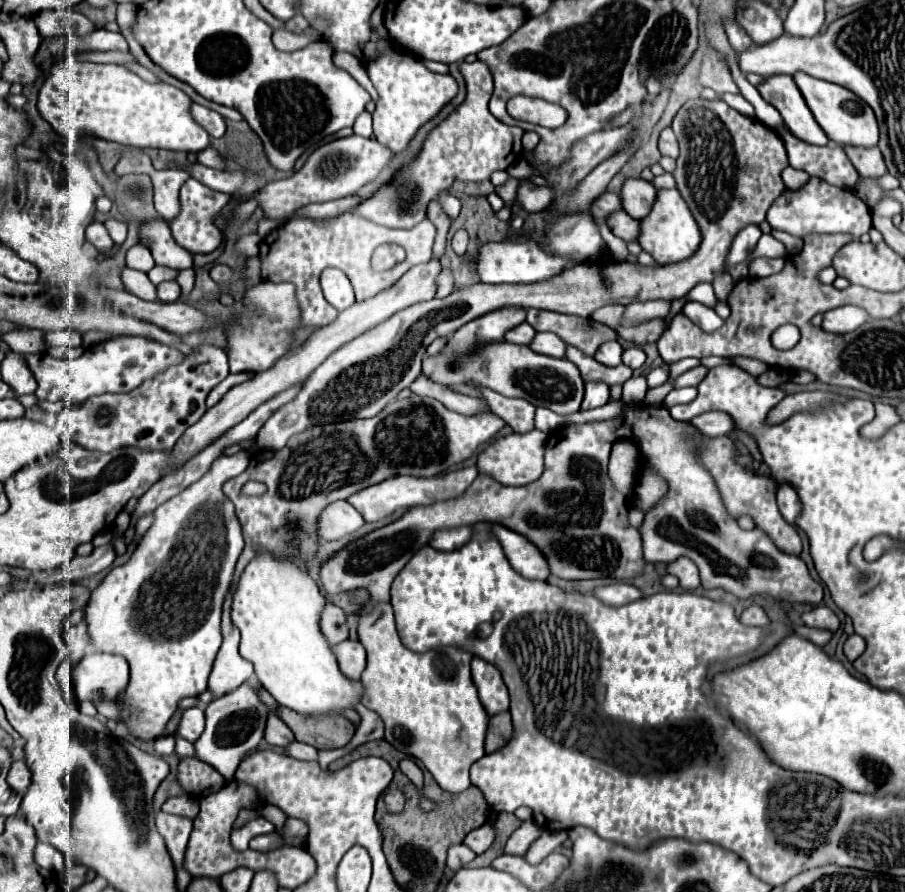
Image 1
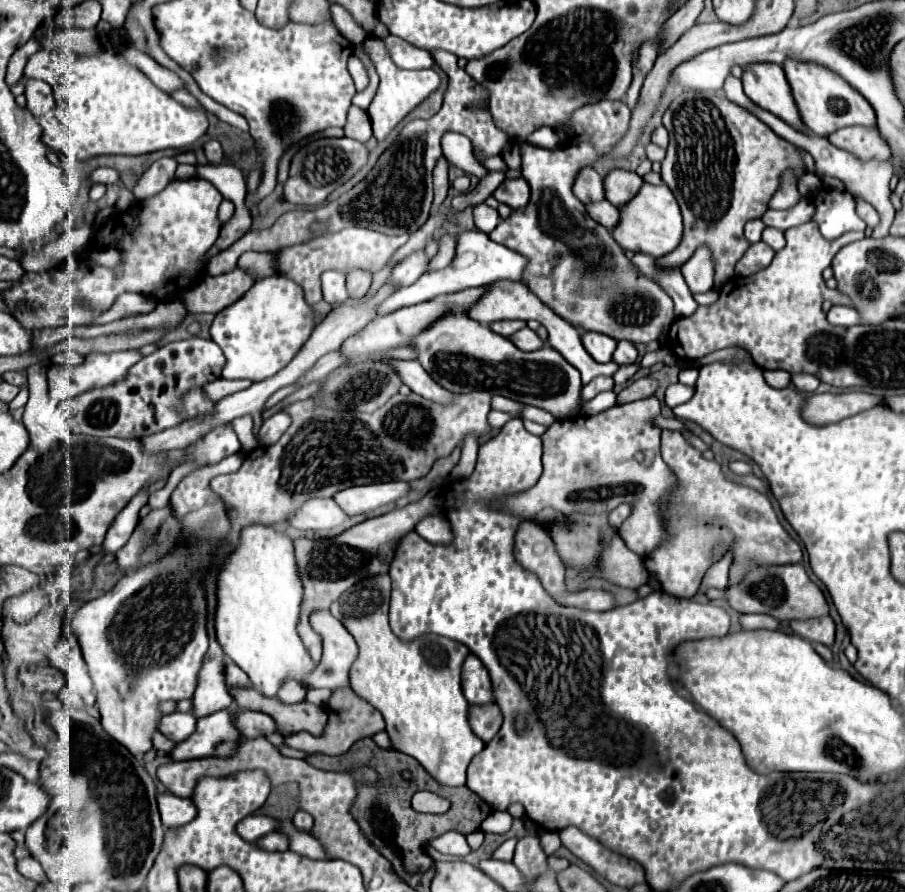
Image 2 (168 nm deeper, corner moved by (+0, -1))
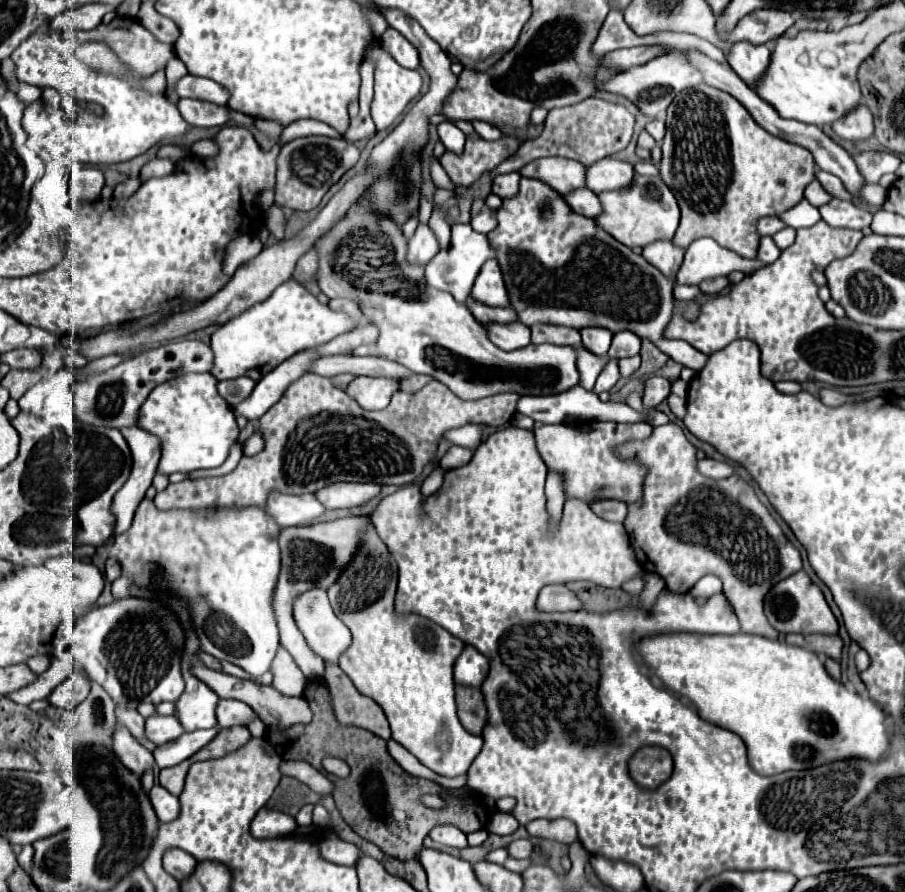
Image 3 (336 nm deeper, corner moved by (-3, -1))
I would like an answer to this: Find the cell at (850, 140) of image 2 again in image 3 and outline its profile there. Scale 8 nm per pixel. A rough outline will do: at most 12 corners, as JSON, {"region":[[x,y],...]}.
{"region":[[861,102],[833,130],[847,140],[873,136],[873,114]]}

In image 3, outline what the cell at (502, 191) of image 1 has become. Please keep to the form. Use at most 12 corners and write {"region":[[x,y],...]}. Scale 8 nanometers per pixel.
{"region":[[539,158],[519,170],[559,194],[585,186],[585,166]]}

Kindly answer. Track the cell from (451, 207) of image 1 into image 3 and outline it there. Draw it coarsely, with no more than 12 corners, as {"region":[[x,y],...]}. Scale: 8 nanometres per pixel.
{"region":[[519,172],[493,178],[493,194],[511,198],[519,192]]}

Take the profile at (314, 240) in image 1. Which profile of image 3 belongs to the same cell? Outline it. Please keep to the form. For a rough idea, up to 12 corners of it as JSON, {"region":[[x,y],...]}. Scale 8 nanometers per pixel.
{"region":[[309,250],[297,262],[297,280],[315,280],[317,252]]}

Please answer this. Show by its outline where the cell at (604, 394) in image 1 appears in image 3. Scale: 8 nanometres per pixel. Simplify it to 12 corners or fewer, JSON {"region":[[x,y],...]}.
{"region":[[609,358],[601,370],[593,392],[605,392],[619,380],[619,366]]}

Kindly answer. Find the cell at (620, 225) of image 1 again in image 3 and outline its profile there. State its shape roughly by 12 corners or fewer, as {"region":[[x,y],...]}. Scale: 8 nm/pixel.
{"region":[[587,188],[565,194],[567,206],[587,218],[601,212],[599,198]]}

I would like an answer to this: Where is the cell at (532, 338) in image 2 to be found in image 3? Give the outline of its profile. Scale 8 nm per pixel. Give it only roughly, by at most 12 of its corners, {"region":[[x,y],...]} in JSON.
{"region":[[491,322],[489,340],[503,350],[531,344],[531,330],[521,322]]}

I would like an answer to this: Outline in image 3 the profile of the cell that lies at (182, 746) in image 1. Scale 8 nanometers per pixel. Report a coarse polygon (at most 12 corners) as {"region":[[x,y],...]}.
{"region":[[115,708],[117,720],[135,738],[145,738],[143,716],[133,708]]}

